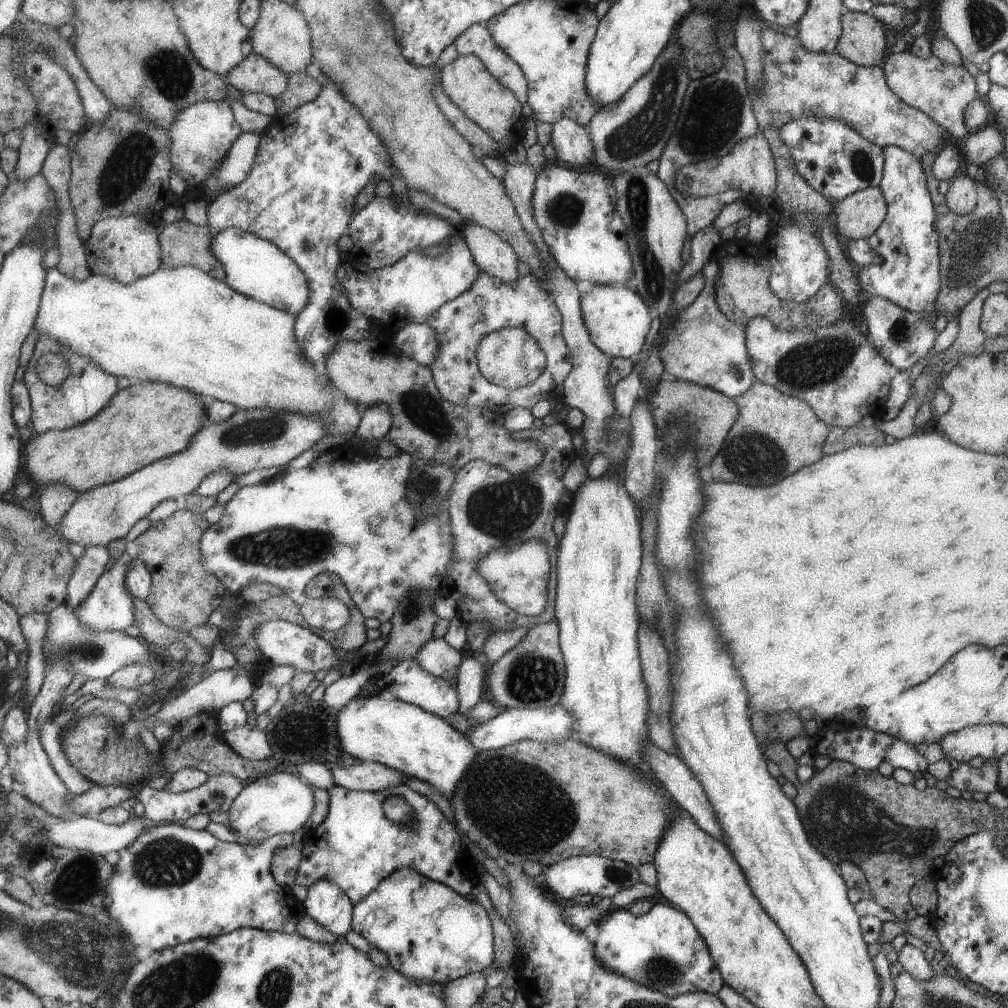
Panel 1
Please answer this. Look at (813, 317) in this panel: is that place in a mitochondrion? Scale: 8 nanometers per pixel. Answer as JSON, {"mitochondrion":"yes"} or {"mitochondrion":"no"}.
{"mitochondrion":"yes"}

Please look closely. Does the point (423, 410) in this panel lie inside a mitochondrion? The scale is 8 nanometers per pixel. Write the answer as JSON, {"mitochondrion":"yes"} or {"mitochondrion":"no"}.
{"mitochondrion":"yes"}

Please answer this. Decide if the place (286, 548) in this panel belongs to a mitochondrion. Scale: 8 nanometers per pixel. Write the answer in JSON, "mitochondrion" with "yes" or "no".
{"mitochondrion":"yes"}

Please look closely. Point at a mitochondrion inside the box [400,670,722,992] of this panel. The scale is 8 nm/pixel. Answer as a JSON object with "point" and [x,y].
{"point":[550,814]}

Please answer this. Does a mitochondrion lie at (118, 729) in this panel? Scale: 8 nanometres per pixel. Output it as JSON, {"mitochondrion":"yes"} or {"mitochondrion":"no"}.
{"mitochondrion":"no"}

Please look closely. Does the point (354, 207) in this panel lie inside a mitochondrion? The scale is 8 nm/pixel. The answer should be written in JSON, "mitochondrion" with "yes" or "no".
{"mitochondrion":"no"}

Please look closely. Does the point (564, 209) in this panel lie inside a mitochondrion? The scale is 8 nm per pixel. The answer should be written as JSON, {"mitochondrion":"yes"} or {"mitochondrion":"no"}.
{"mitochondrion":"yes"}

